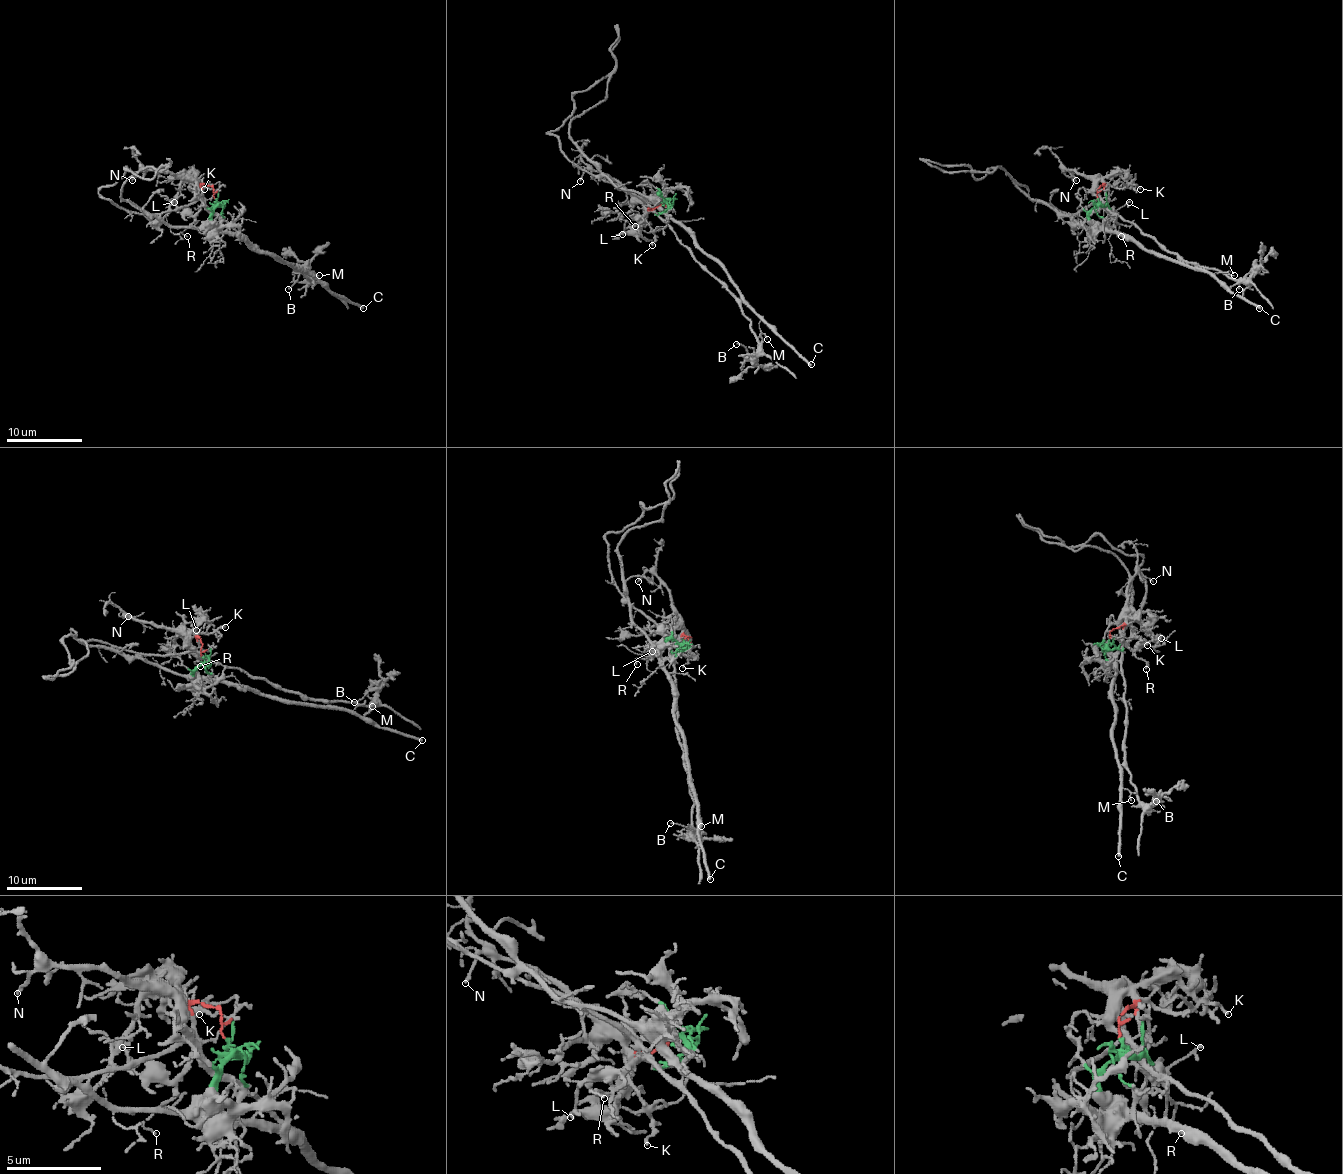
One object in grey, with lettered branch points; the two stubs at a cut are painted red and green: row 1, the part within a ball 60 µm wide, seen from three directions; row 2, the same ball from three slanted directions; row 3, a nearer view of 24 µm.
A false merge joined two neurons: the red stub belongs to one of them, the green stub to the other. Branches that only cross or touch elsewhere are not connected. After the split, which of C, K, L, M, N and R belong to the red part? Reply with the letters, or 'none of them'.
K, L, N, R

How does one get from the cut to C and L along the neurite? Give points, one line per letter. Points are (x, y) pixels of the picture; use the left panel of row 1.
C: (215, 198), (223, 211), (217, 230), (236, 232), (255, 249), (305, 268), (330, 291), (364, 308)
L: (213, 198), (213, 188), (204, 184), (200, 209), (196, 213), (177, 209), (173, 201)

